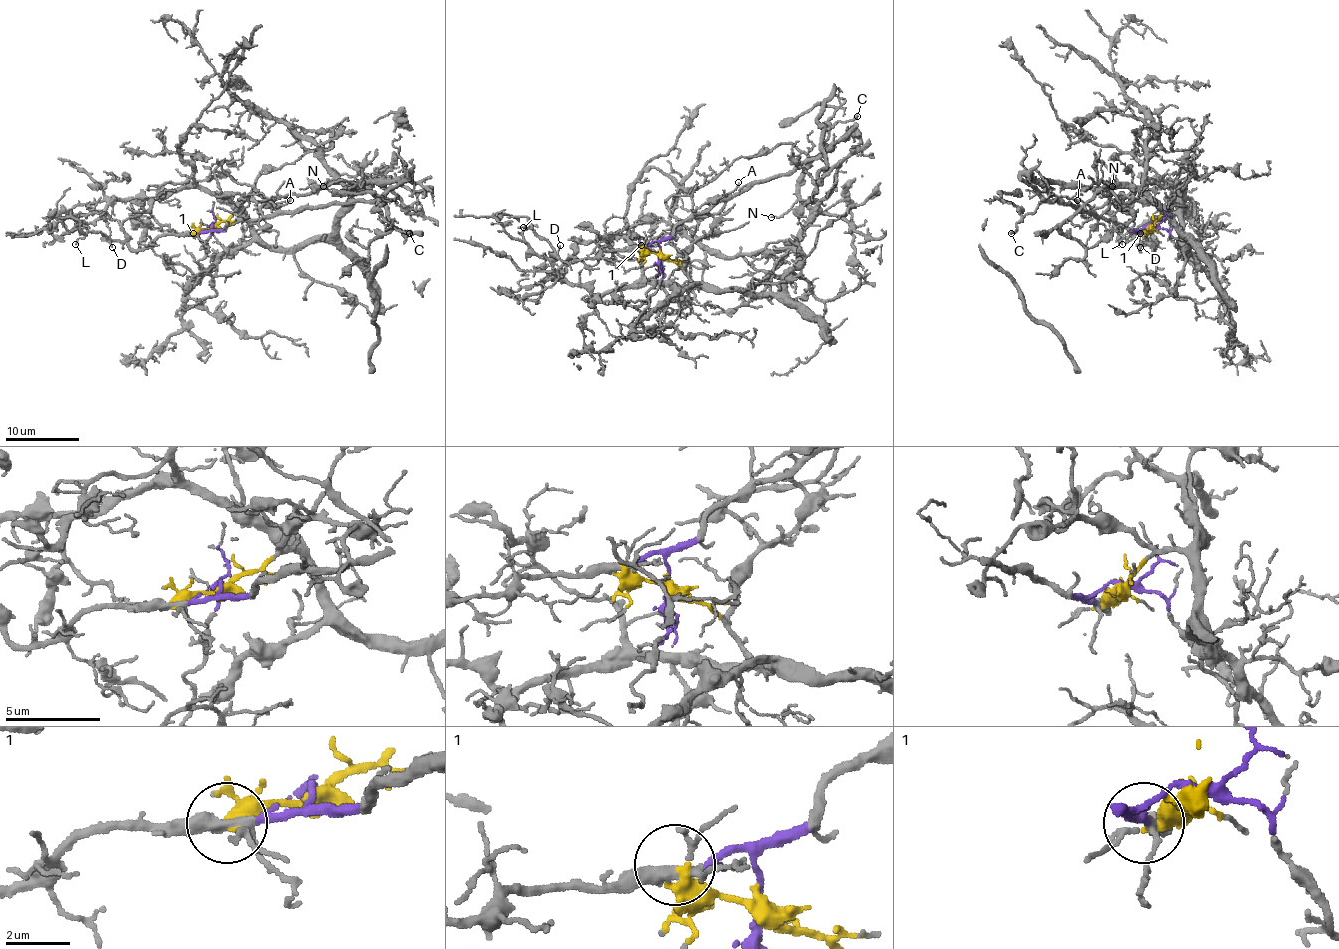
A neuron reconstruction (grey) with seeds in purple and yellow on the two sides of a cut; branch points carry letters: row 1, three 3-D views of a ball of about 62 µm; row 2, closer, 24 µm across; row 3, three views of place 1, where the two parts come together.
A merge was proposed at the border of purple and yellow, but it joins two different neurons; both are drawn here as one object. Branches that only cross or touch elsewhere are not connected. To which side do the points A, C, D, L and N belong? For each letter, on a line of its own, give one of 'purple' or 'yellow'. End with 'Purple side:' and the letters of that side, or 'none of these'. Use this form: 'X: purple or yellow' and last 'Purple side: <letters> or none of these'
A: purple
C: purple
D: purple
L: purple
N: yellow
Purple side: A, C, D, L

